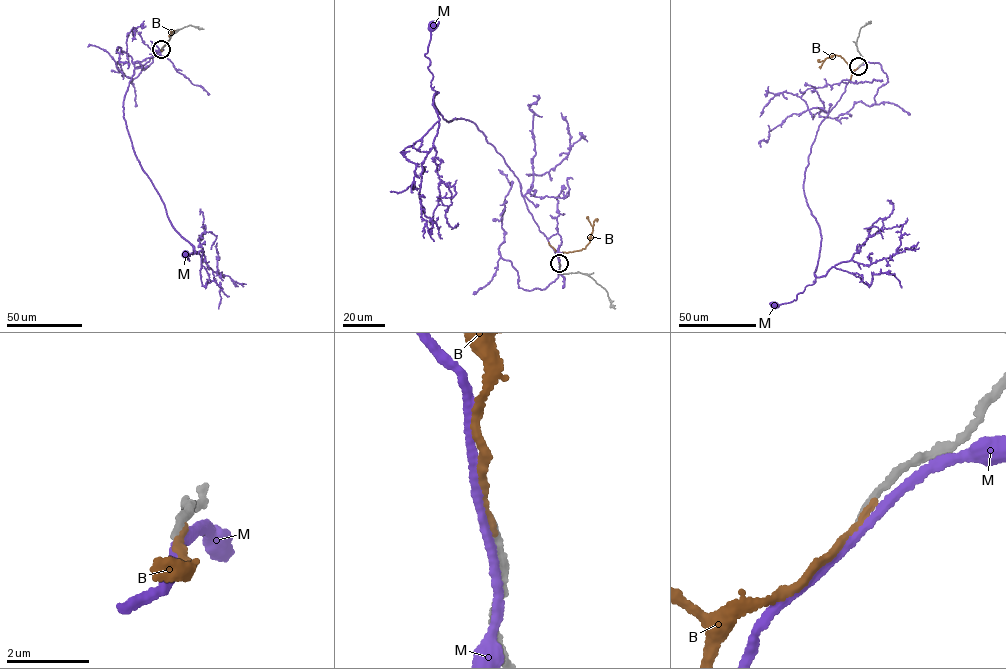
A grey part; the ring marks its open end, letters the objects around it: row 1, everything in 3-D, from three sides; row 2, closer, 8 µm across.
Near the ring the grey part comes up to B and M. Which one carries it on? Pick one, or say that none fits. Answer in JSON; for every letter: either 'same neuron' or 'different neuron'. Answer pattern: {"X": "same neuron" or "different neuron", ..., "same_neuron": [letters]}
{"B": "same neuron", "M": "different neuron", "same_neuron": ["B"]}

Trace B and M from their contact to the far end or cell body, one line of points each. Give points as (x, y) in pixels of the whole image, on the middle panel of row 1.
B: (559, 263), (559, 254), (580, 250), (589, 241), (592, 228), (587, 216)
M: (559, 263), (502, 156), (474, 123), (447, 121), (435, 107), (425, 55), (433, 25)

